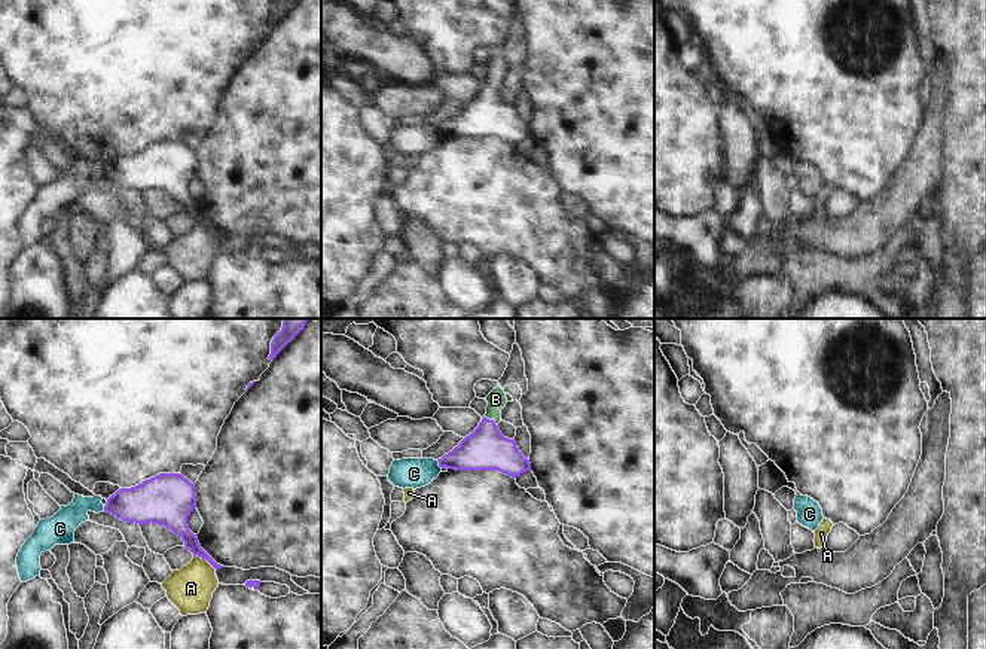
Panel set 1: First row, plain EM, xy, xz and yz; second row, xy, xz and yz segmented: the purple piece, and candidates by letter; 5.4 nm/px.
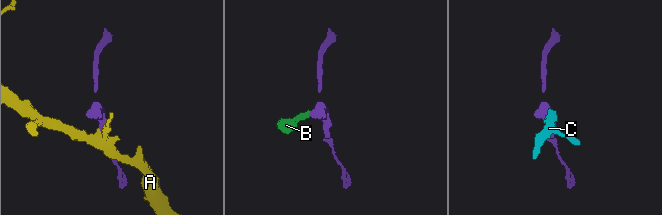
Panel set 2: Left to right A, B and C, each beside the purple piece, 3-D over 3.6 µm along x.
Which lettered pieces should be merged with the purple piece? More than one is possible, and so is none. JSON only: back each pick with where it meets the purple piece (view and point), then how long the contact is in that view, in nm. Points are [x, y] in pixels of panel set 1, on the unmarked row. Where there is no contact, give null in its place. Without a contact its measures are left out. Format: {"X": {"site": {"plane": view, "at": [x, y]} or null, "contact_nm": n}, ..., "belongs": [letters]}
{"B": {"site": {"plane": "xz", "at": [492, 87]}, "contact_nm": 90}, "belongs": ["B"]}

